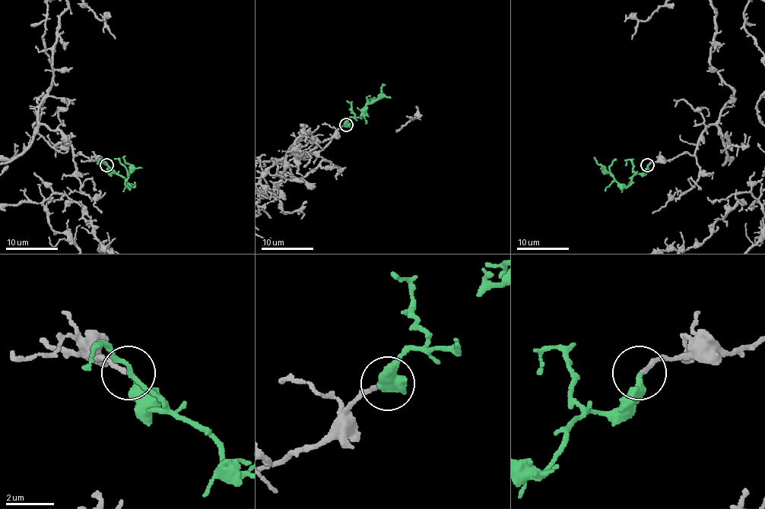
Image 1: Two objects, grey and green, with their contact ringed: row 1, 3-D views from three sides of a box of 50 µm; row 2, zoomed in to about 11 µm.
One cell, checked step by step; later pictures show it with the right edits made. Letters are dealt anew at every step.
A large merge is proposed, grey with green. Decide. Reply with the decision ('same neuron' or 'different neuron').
same neuron

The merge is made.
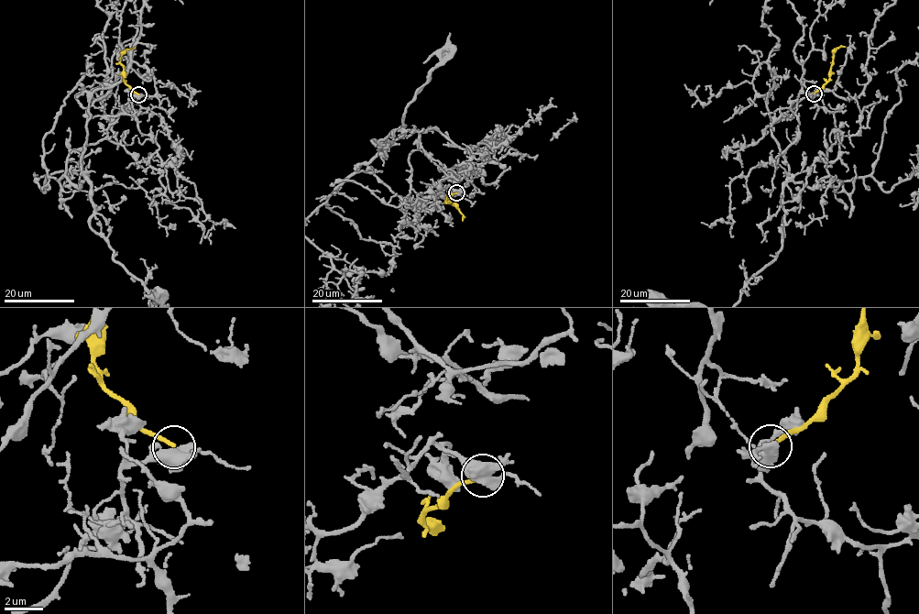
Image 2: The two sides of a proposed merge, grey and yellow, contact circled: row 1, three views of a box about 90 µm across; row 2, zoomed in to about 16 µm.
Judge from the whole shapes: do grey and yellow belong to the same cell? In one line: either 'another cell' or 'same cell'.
another cell

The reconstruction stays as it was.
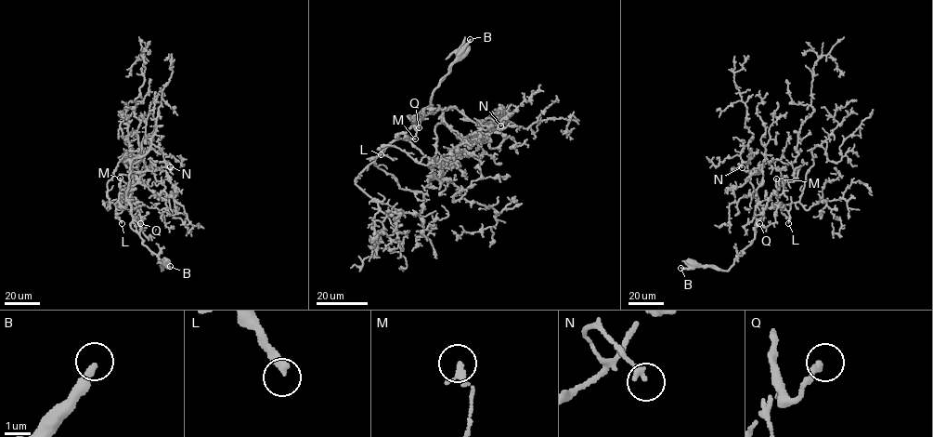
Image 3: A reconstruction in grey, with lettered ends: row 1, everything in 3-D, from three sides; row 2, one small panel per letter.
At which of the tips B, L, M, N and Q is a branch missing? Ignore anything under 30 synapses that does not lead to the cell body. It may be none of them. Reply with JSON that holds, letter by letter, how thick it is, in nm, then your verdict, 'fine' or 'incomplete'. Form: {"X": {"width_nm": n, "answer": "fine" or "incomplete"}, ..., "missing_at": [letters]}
{"B": {"width_nm": 260, "answer": "fine"}, "L": {"width_nm": 280, "answer": "incomplete"}, "M": {"width_nm": 240, "answer": "fine"}, "N": {"width_nm": 240, "answer": "fine"}, "Q": {"width_nm": 280, "answer": "fine"}, "missing_at": ["L"]}

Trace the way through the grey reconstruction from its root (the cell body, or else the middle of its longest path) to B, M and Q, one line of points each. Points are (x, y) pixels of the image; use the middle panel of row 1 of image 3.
B: (463, 53), (462, 48), (470, 39)
M: (463, 53), (433, 93), (433, 104), (421, 109), (413, 121), (408, 115), (421, 117), (396, 139), (415, 139)
Q: (463, 53), (433, 93), (432, 106), (421, 109), (414, 115), (413, 121), (408, 115), (418, 121), (419, 127)

